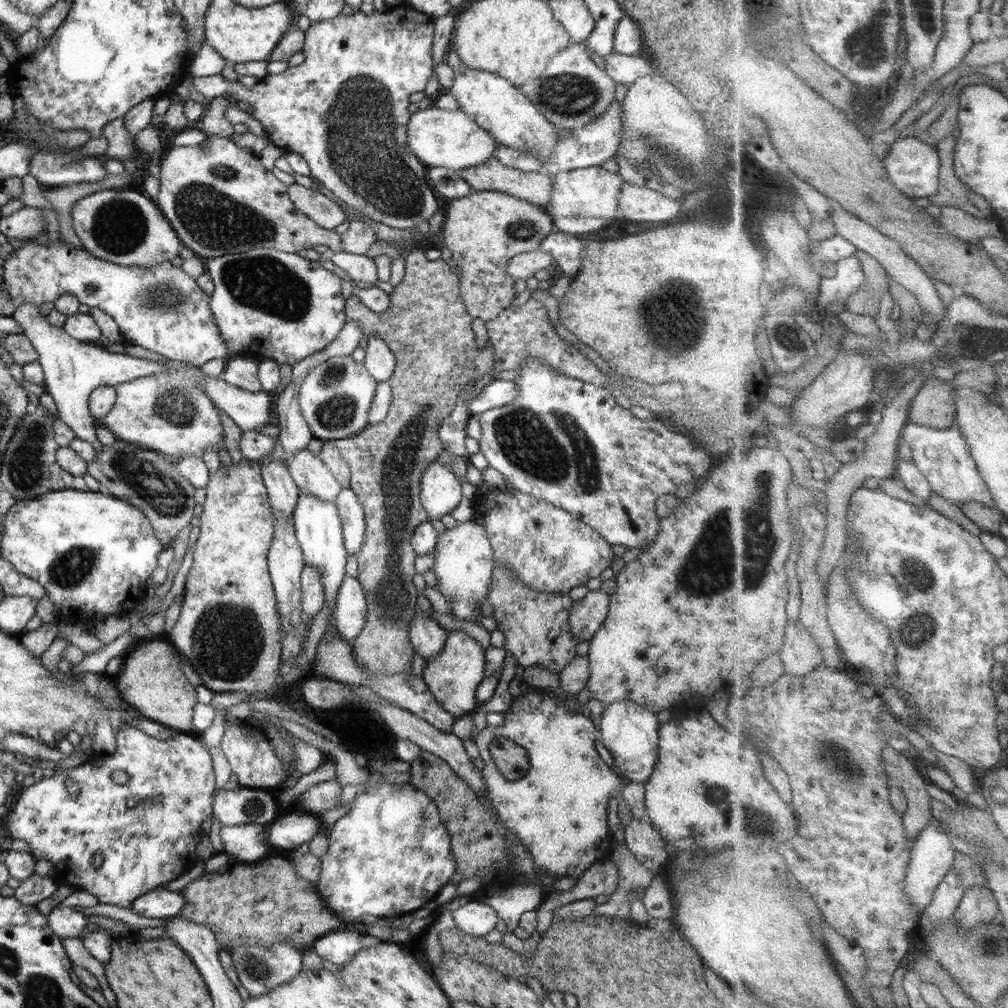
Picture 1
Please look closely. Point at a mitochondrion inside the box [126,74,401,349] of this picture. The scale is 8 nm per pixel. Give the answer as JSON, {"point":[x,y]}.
{"point":[212,218]}

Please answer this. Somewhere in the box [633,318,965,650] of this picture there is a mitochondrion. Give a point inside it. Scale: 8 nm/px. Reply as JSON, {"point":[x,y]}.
{"point":[704,573]}

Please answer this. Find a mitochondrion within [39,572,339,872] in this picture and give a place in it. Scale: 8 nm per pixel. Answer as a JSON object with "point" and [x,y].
{"point":[227,640]}

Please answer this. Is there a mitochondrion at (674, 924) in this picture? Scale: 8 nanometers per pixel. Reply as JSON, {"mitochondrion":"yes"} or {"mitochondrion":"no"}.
{"mitochondrion":"no"}

